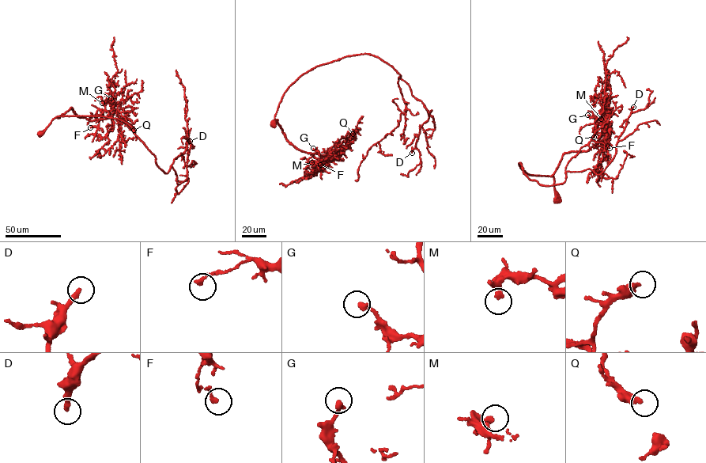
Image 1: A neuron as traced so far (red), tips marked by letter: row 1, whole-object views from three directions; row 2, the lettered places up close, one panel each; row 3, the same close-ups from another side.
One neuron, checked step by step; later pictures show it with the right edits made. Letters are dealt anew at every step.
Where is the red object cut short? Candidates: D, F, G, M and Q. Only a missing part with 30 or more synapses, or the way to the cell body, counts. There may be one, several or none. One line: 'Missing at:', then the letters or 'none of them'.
Missing at: D

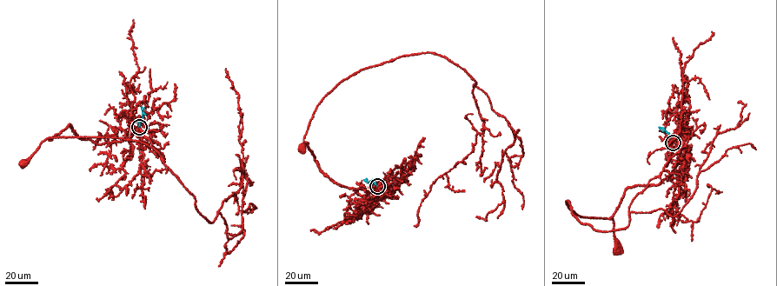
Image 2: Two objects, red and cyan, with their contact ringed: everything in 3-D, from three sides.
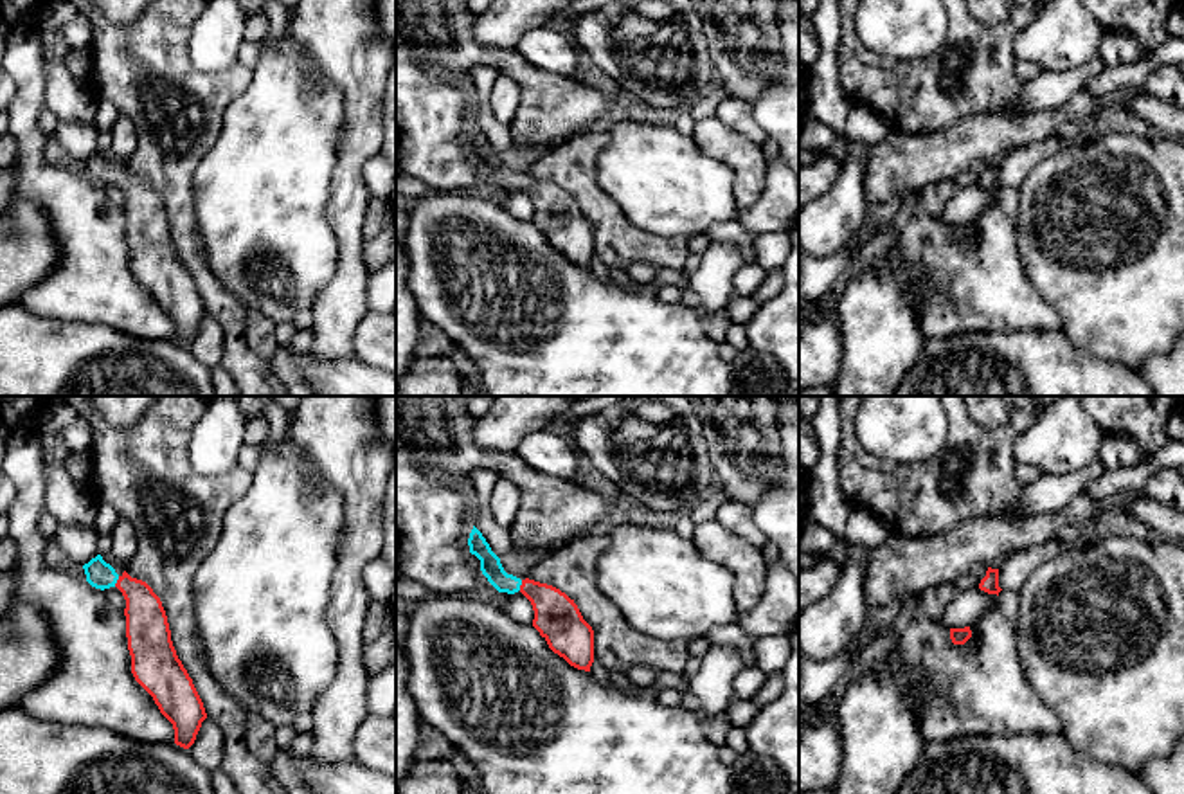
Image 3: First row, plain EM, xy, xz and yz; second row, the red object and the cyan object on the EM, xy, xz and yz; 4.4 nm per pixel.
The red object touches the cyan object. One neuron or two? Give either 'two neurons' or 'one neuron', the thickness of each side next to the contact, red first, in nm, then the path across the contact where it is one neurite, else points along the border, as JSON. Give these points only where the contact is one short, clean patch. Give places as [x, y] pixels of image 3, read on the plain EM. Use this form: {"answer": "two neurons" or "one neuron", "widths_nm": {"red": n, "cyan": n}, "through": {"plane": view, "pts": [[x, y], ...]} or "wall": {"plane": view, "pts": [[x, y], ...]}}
{"answer": "one neuron", "widths_nm": {"red": 190, "cyan": 120}, "through": {"plane": "xy", "pts": [[146, 220], [143, 200], [117, 179], [99, 171]]}}

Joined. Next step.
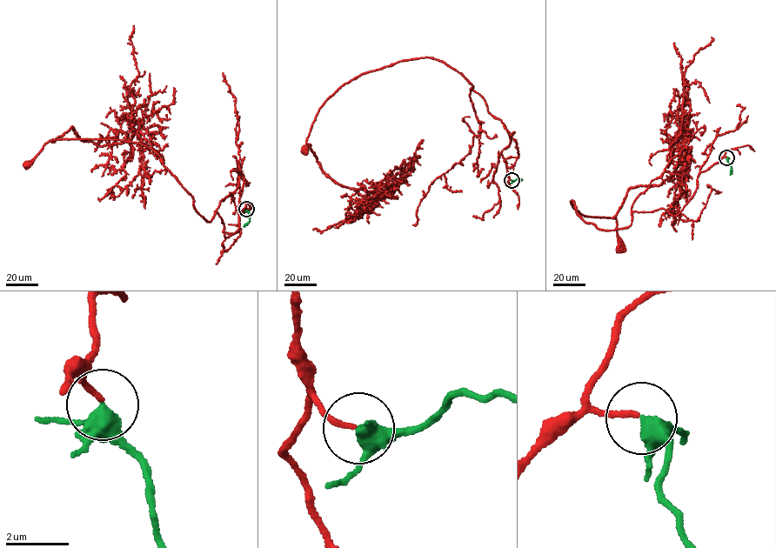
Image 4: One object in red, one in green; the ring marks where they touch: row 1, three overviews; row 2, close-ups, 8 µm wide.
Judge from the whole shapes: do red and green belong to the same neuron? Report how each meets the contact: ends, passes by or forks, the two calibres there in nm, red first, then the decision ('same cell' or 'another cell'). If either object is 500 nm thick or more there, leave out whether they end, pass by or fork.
red ends | green forks | 150/360 nm | same cell

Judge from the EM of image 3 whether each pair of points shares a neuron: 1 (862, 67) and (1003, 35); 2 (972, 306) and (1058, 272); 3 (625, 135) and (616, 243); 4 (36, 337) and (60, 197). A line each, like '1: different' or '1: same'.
1: same
2: different
3: different
4: different

